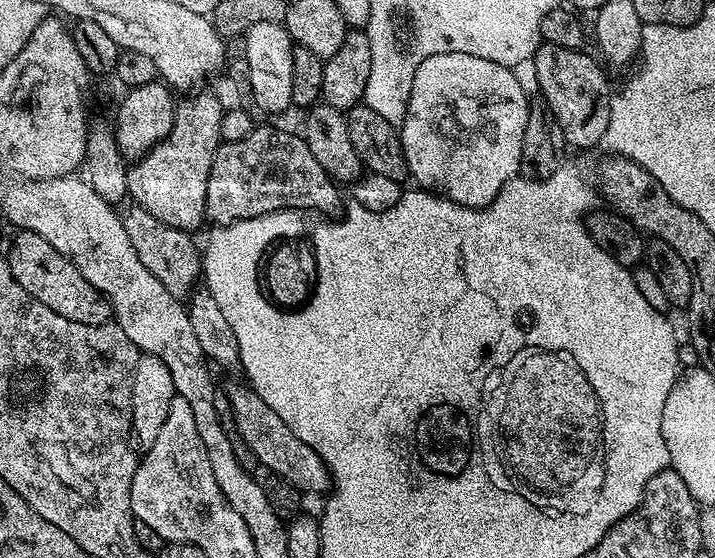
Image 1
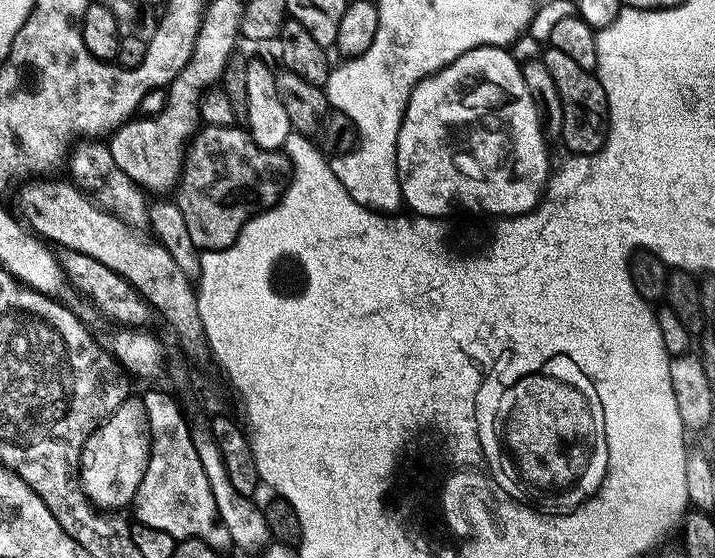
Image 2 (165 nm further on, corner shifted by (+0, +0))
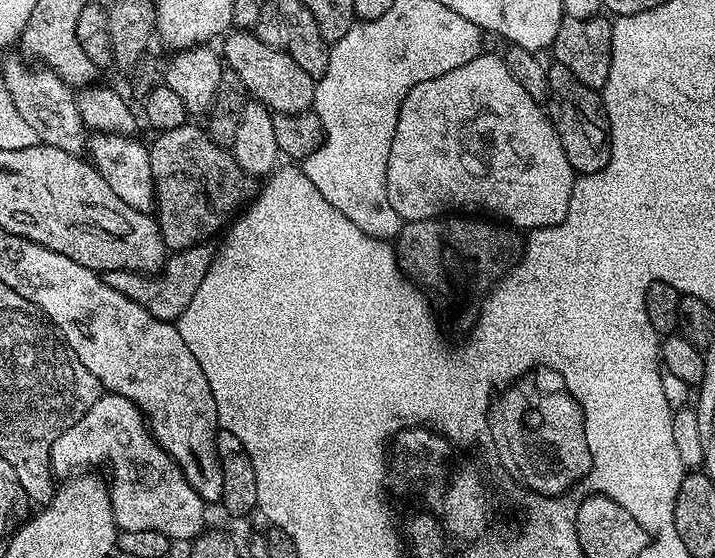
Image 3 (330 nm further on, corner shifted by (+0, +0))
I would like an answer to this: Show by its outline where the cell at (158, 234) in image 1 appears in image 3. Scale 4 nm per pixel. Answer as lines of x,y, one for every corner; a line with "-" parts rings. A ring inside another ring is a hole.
24,60
6,61
2,72
6,90
10,90
14,106
18,106
18,114
22,114
22,118
26,118
30,126
34,126
34,134
39,143
80,156
89,147
90,132
78,114
73,89
56,72

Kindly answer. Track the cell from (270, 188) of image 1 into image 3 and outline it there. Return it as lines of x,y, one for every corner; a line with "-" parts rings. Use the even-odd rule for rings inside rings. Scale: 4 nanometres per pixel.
189,122
178,126
178,130
159,133
148,149
156,184
154,212
165,249
172,252
211,241
215,232
223,233
237,219
236,211
243,204
251,205
258,192
257,181
238,166
231,151
194,124

